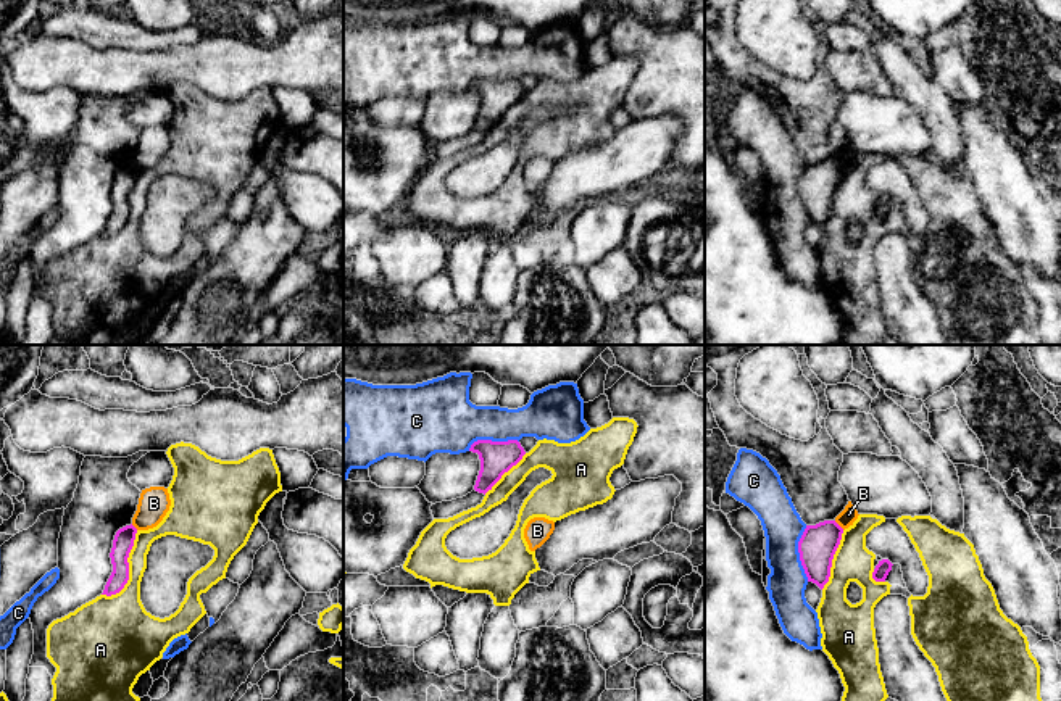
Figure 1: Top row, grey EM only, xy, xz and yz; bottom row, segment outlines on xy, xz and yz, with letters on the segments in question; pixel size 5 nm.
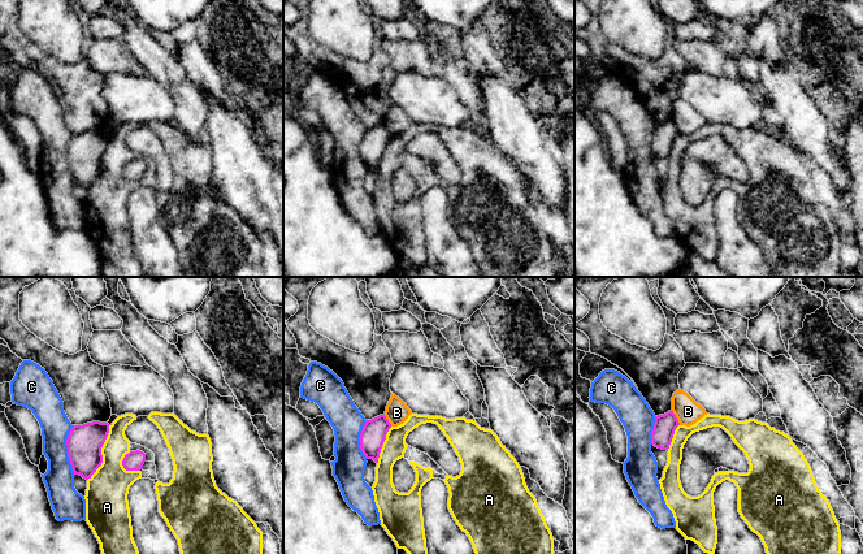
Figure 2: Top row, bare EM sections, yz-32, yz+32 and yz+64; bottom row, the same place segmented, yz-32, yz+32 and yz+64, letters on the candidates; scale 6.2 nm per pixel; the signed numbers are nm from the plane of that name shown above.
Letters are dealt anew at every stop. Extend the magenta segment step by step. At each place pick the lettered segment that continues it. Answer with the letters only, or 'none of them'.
none of them

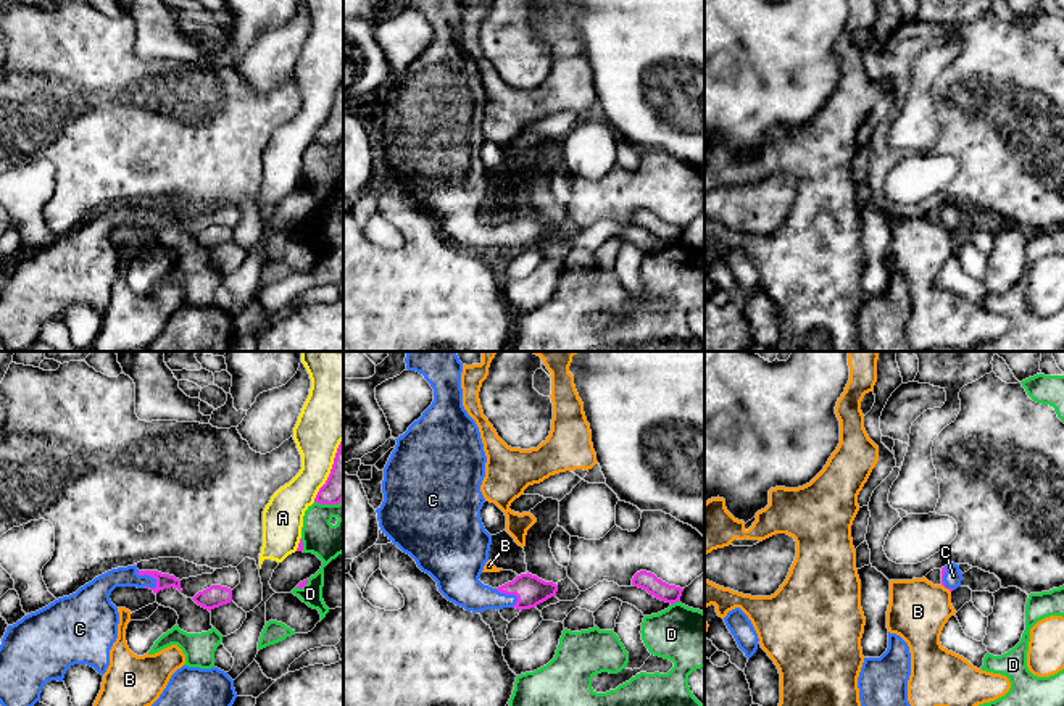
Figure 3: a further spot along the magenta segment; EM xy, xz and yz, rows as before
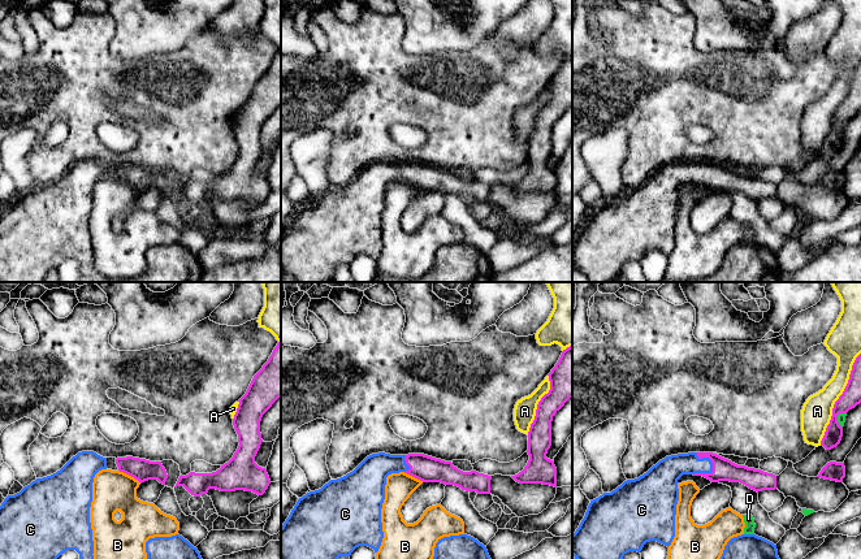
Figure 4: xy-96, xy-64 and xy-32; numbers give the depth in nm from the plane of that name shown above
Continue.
C

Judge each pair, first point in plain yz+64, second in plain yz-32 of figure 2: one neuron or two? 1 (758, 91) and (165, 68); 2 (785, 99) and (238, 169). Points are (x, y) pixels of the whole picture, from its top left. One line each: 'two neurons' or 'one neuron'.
1: one neuron
2: one neuron

